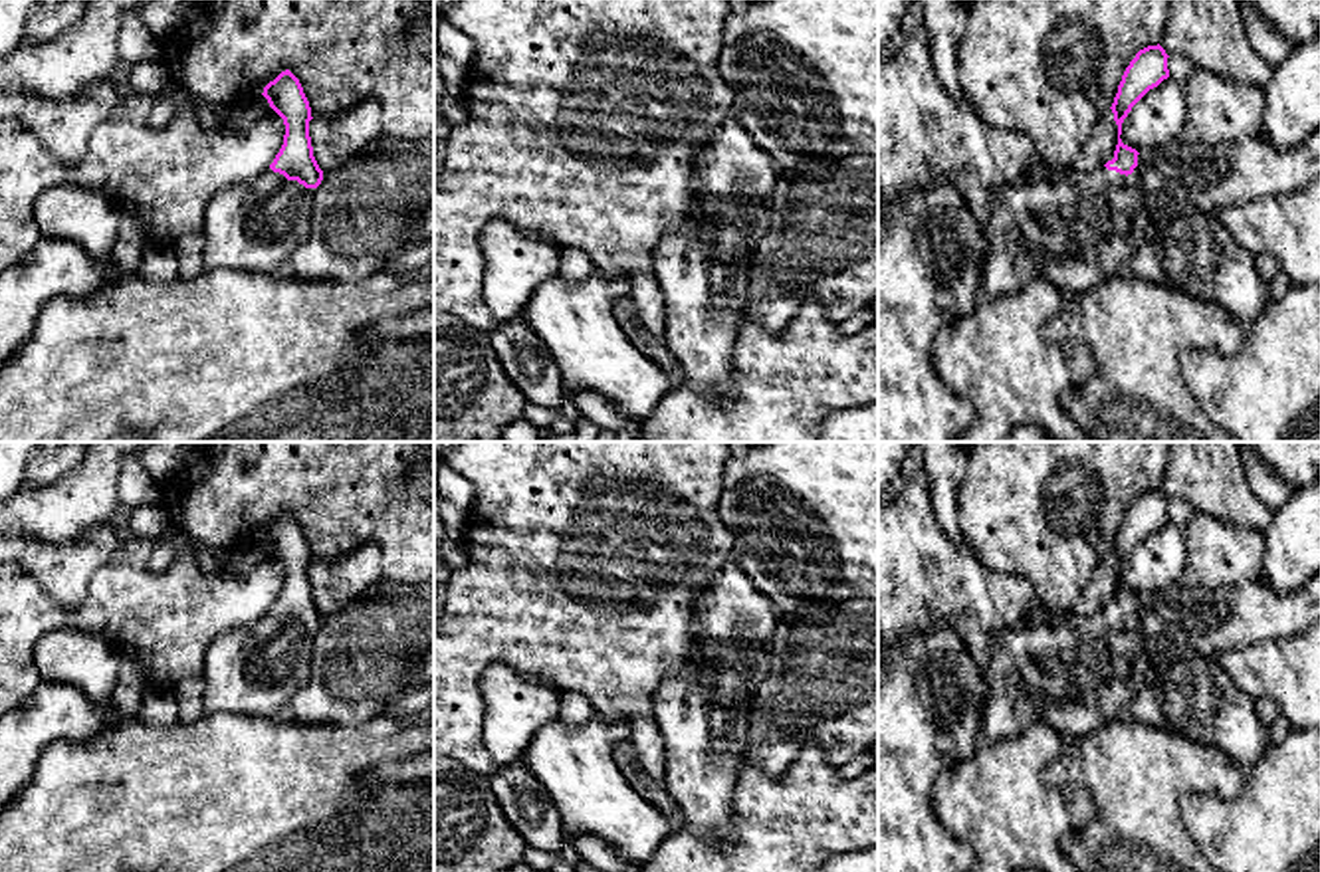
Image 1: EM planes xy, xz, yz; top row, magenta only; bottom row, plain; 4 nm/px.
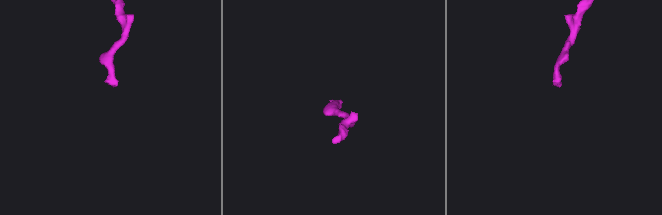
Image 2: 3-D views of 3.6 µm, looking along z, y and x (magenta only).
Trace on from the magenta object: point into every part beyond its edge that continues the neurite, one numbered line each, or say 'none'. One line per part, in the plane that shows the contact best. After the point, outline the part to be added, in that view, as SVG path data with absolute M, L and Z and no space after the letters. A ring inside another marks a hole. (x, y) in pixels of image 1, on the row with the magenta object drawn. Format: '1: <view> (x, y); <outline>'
1: yz (1071, 230); M1320 129L1296 149L1276 149L1263 137L1227 145L1175 141L1138 155L1132 174L1102 166L1094 174L1027 174L1001 188L985 224L987 254L979 299L1007 297L1046 279L1076 295L1098 281L1128 273L1132 256L1179 214L1207 212L1294 192L1320 180Z

